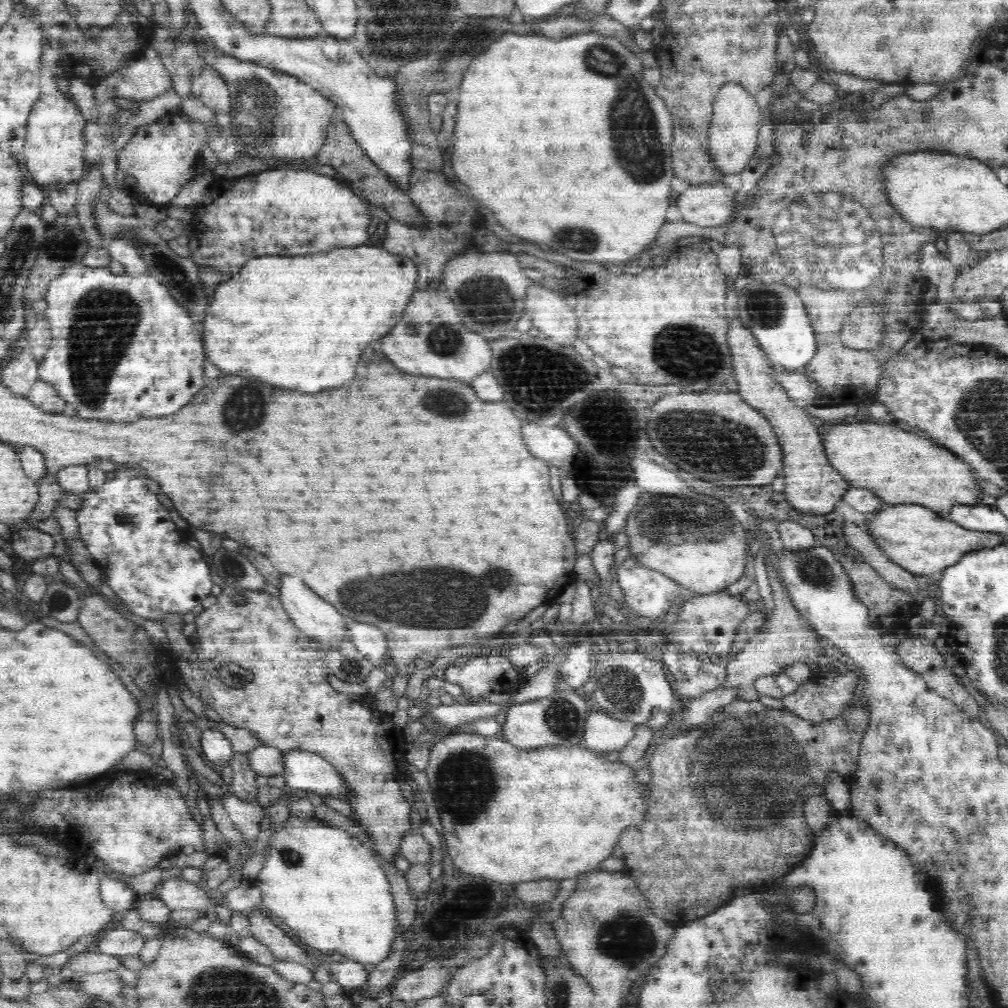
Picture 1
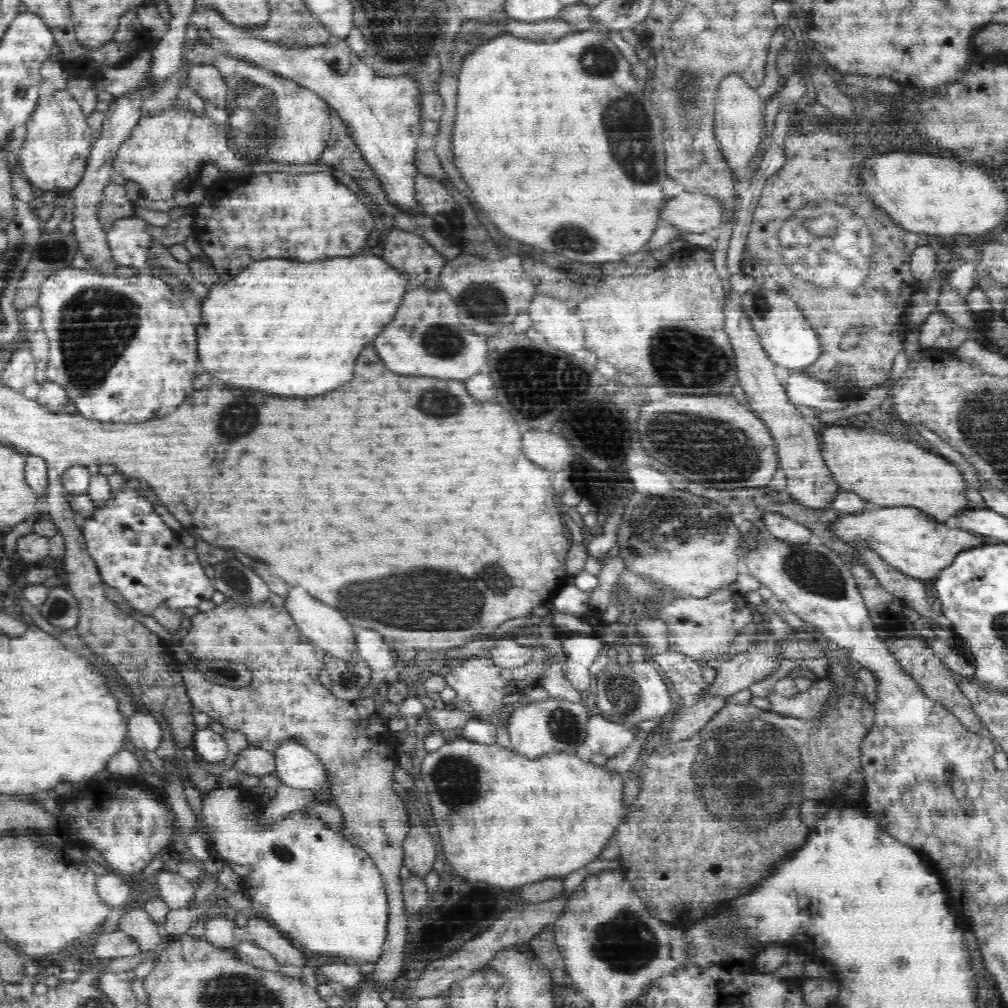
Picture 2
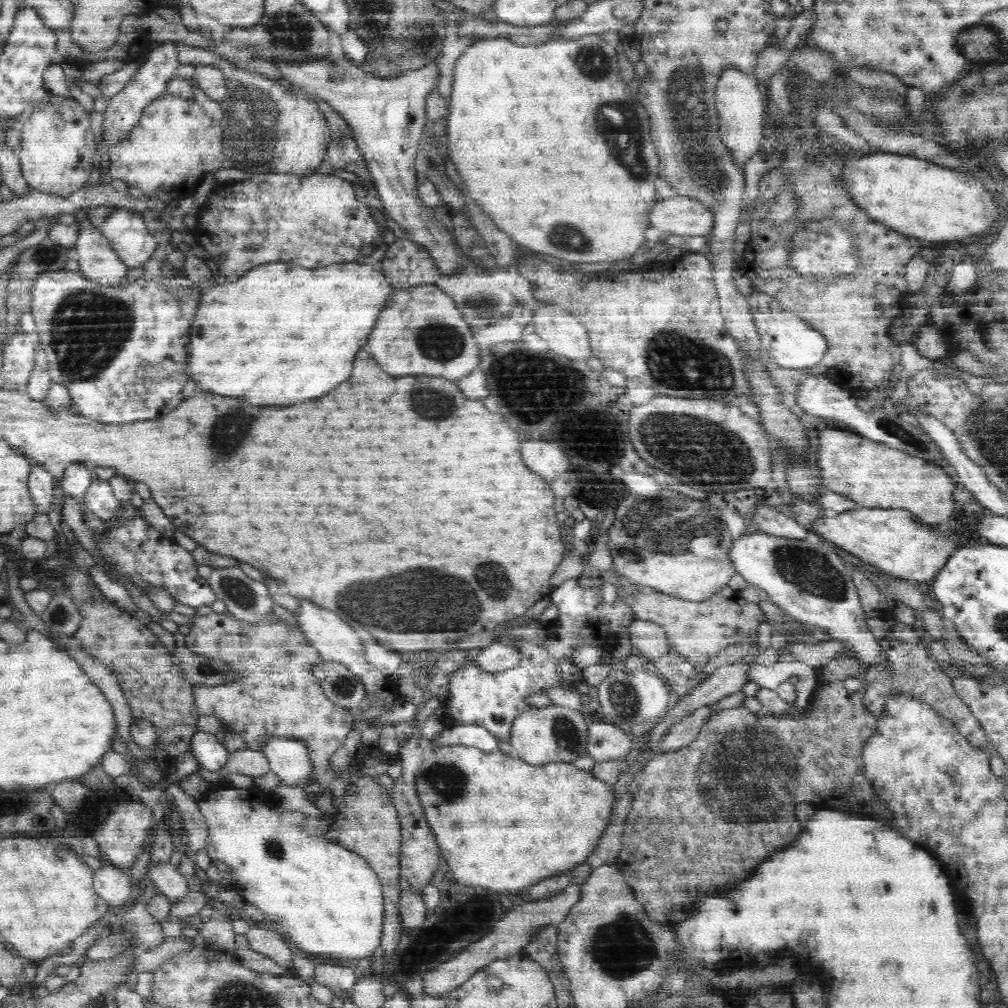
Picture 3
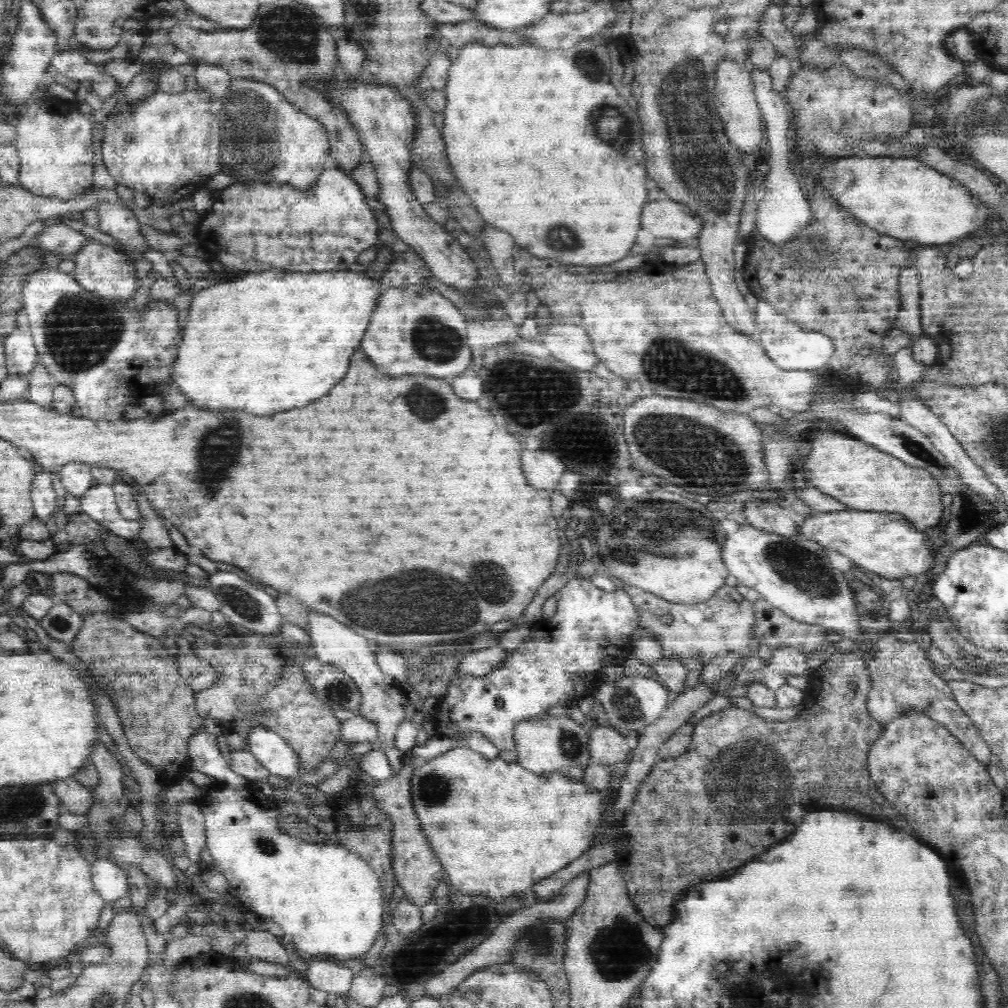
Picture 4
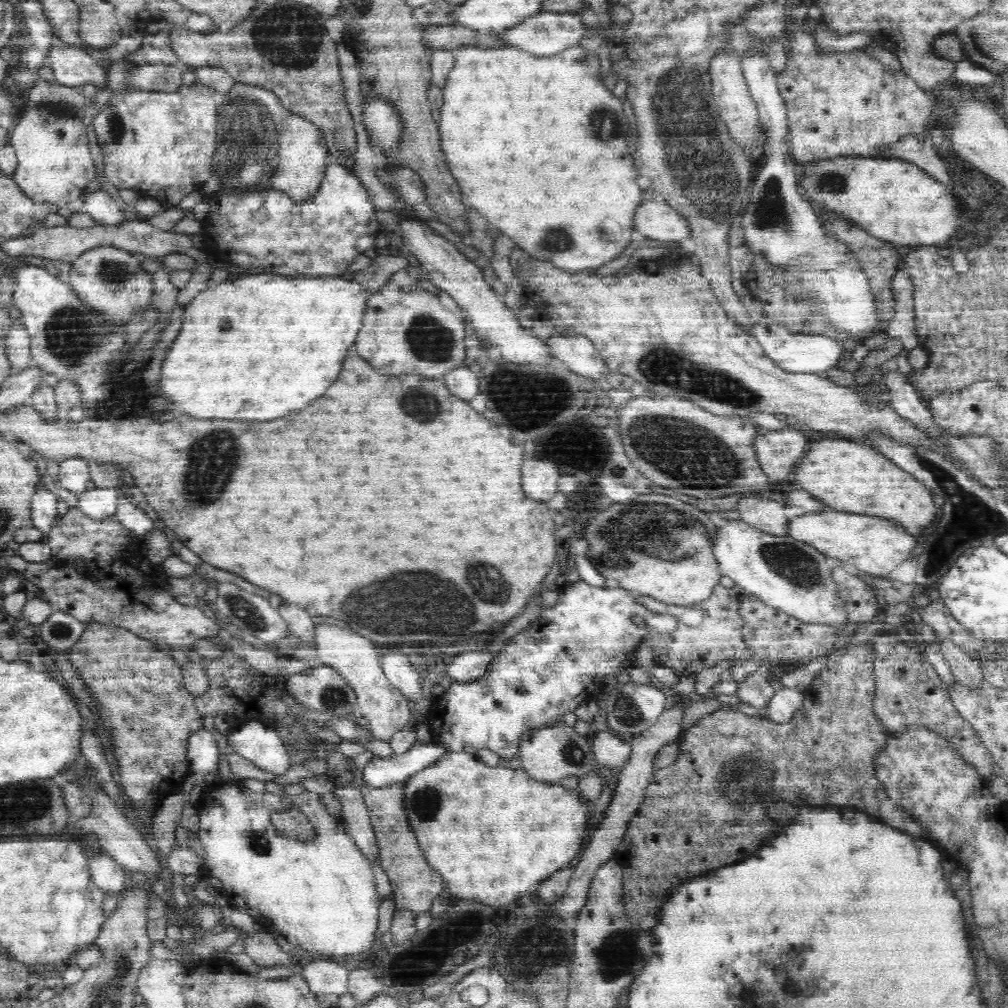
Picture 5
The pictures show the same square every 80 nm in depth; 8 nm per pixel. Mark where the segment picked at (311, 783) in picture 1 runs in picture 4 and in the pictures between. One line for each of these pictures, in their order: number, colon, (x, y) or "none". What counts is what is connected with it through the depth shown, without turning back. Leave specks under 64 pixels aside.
2: (296, 766)
3: (289, 759)
4: (268, 748)

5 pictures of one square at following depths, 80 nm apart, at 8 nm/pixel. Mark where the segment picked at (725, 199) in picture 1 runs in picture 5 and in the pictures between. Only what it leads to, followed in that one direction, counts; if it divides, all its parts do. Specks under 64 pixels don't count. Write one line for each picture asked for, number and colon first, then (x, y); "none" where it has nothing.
2: (693, 211)
3: (680, 215)
4: (667, 218)
5: (656, 220)

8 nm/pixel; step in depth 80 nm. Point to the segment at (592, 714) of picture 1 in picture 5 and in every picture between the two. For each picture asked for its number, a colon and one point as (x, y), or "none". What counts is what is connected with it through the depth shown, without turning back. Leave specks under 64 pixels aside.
2: (602, 736)
3: (606, 742)
4: (607, 745)
5: (610, 750)

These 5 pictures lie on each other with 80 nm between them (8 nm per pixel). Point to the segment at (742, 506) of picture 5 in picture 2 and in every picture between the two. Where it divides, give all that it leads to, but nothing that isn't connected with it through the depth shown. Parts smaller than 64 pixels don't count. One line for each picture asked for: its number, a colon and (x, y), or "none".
2: (779, 527)
3: (769, 519)
4: (767, 515)

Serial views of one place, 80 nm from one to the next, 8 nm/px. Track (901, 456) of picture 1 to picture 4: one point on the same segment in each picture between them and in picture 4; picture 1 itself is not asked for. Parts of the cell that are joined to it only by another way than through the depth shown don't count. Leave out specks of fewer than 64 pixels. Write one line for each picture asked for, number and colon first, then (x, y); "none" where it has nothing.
2: (880, 468)
3: (874, 475)
4: (863, 477)

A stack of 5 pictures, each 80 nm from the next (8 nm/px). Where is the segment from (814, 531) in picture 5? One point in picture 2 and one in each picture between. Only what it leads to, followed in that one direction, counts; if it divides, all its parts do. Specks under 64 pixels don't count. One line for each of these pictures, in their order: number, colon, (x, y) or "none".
2: (905, 537)
3: (894, 541)
4: (885, 542)

